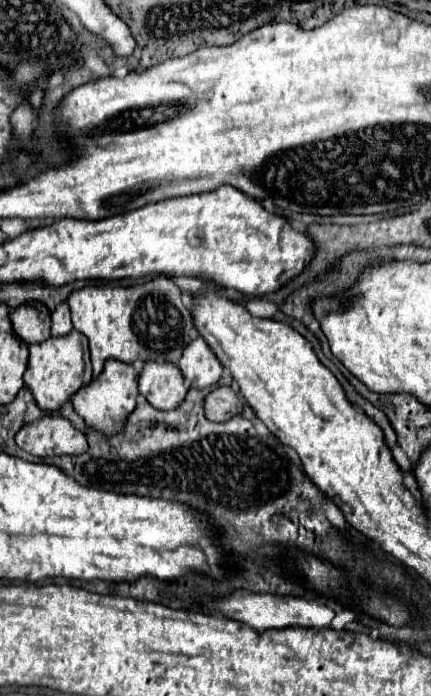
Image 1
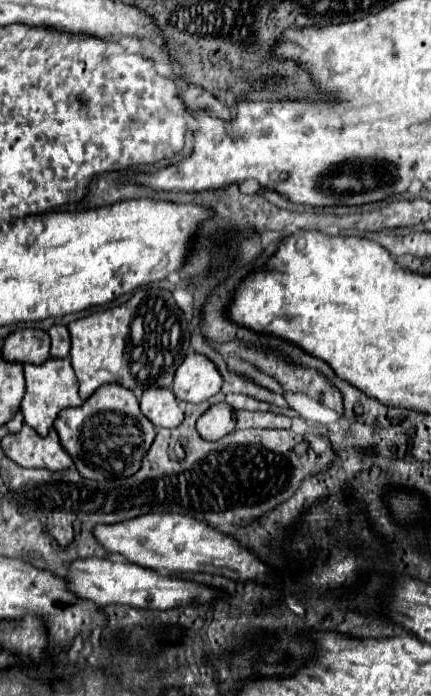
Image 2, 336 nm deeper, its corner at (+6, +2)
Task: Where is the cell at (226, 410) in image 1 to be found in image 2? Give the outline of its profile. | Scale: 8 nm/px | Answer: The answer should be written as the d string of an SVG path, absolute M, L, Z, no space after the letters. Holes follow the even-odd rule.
M214 404L210 406L196 424L198 434L204 440L220 440L224 438L228 432L232 432L236 428L236 414L234 408L230 404Z

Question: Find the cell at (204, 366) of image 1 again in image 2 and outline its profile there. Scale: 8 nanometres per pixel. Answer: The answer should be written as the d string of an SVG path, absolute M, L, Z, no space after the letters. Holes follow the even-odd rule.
M190 352L176 370L172 392L182 402L200 404L210 396L218 394L220 386L222 376L218 374L216 366L206 356Z

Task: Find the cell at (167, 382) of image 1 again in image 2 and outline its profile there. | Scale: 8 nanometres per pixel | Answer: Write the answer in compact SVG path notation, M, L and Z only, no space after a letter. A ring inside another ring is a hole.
M148 388L140 400L142 414L158 428L176 428L184 420L178 398L170 388Z

